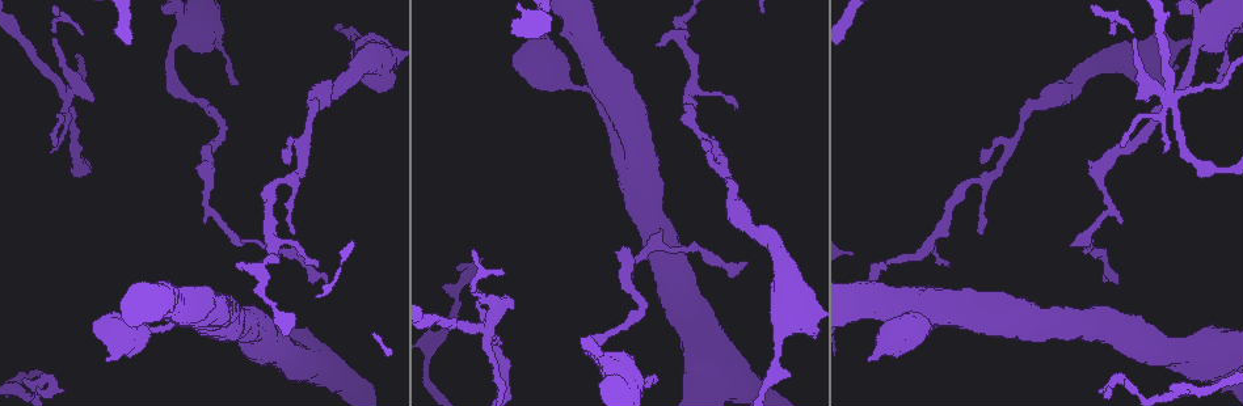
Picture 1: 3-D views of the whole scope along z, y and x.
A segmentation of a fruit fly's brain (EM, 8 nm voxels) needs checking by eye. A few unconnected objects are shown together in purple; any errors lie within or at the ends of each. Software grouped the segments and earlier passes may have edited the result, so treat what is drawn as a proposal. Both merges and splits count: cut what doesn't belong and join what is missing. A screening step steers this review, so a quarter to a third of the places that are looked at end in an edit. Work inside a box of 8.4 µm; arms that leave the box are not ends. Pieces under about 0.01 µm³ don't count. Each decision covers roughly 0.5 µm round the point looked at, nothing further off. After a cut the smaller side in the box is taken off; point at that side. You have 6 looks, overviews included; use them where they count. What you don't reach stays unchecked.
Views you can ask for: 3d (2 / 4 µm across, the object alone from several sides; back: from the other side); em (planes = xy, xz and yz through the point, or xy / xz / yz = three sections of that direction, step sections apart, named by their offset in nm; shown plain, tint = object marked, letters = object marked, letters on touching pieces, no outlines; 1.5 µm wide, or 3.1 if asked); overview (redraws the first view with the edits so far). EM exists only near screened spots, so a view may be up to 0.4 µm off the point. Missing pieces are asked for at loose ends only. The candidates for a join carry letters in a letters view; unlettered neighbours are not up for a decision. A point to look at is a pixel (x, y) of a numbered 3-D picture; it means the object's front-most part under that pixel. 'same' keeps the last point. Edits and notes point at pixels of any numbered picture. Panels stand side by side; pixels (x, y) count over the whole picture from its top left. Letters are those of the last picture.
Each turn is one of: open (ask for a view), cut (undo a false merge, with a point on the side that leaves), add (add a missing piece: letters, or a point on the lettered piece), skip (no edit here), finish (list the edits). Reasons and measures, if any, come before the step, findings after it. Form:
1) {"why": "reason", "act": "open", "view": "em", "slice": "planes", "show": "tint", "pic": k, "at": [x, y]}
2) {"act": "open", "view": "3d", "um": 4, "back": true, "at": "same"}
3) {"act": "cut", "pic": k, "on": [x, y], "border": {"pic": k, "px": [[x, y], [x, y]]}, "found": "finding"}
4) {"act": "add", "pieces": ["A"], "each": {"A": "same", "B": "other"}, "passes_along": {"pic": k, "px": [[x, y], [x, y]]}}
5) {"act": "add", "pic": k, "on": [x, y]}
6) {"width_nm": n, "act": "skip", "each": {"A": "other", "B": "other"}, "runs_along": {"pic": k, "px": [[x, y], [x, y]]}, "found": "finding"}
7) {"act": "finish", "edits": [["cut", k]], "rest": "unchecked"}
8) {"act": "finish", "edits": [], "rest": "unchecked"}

{"why": "branch stops here", "act": "open", "view": "3d", "um": 2, "pic": 1, "at": [500, 275]}

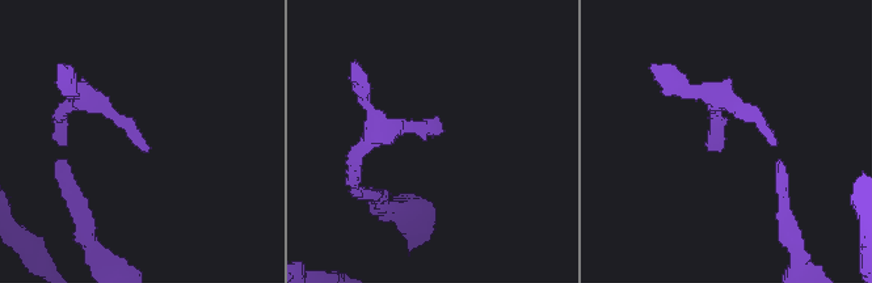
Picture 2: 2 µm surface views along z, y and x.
{"why": "shape alone is not enough", "act": "open", "view": "em", "slice": "yz", "step": 8, "show": "tint", "pic": 2, "at": [144, 145]}

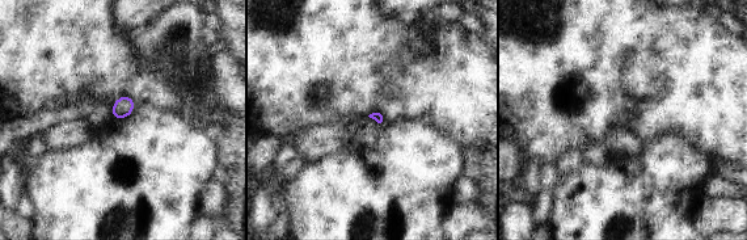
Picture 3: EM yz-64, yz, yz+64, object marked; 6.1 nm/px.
{"act": "open", "view": "em", "slice": "planes", "show": "letters", "at": "same"}

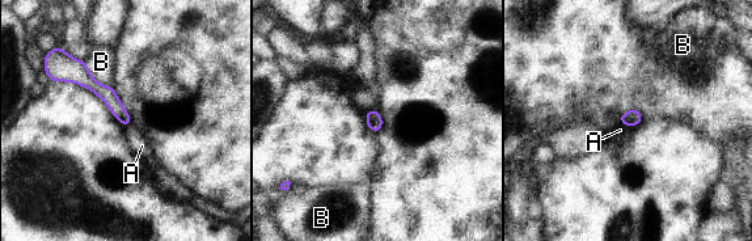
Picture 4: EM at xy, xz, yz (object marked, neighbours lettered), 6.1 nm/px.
{"act": "skip", "each": {"A": "other", "B": "other"}, "runs_along": {"pic": 4, "px": [[66, 70], [100, 89], [127, 119]]}, "found": "none of them fits"}

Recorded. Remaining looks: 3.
{"why": "thin end", "act": "open", "view": "em", "slice": "xz", "step": 8, "show": "tint", "pic": 1, "at": [234, 83]}

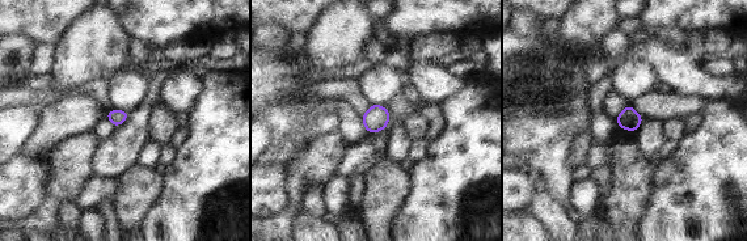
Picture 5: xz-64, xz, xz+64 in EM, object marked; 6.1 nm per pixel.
{"why": "cut it another way", "act": "open", "view": "em", "slice": "xy", "step": 4, "show": "letters", "at": "same"}

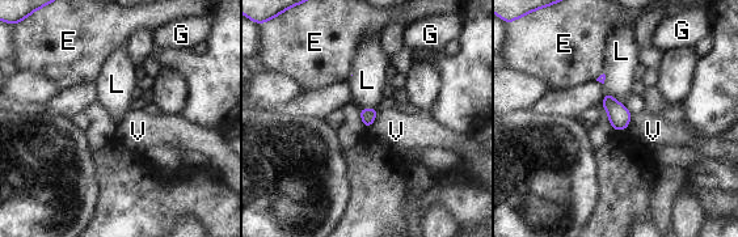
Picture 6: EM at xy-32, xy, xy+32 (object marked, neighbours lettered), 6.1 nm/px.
{"act": "skip", "each": {"E": "other", "G": "other", "L": "other", "V": "other"}, "border": {"pic": 6, "px": [[379, 113], [367, 130]]}, "found": "none of them fits"}

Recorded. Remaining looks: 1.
{"act": "finish", "edits": [], "rest": "unchecked"}

